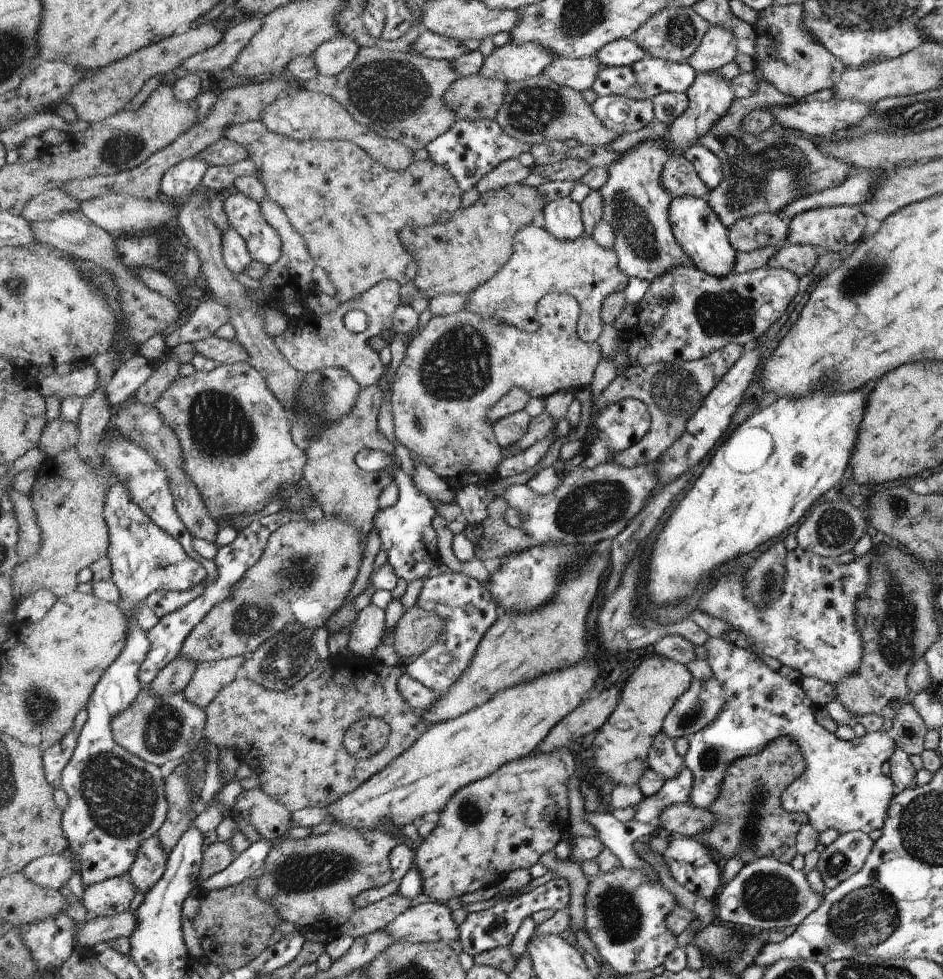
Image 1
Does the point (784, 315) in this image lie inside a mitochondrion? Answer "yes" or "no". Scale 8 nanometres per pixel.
no

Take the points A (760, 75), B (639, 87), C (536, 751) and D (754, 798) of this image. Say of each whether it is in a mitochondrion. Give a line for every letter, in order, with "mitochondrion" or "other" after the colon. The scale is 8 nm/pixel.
A: other
B: mitochondrion
C: other
D: mitochondrion

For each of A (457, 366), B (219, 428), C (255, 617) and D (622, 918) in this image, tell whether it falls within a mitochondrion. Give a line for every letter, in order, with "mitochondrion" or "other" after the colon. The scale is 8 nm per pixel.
A: mitochondrion
B: mitochondrion
C: mitochondrion
D: mitochondrion

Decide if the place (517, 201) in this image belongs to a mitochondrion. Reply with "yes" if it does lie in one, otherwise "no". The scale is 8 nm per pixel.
yes

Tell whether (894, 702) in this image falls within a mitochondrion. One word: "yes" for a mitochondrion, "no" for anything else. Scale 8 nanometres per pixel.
no

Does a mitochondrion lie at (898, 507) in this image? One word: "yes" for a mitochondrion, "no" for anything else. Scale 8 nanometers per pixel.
yes

